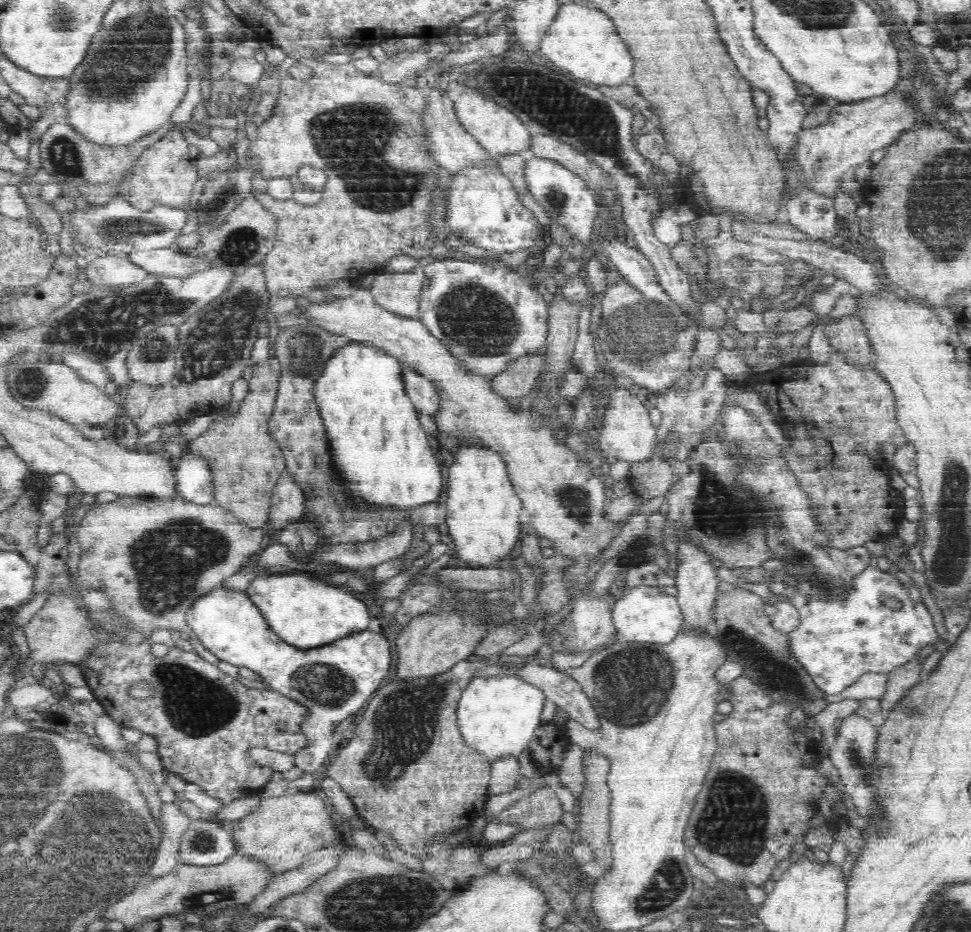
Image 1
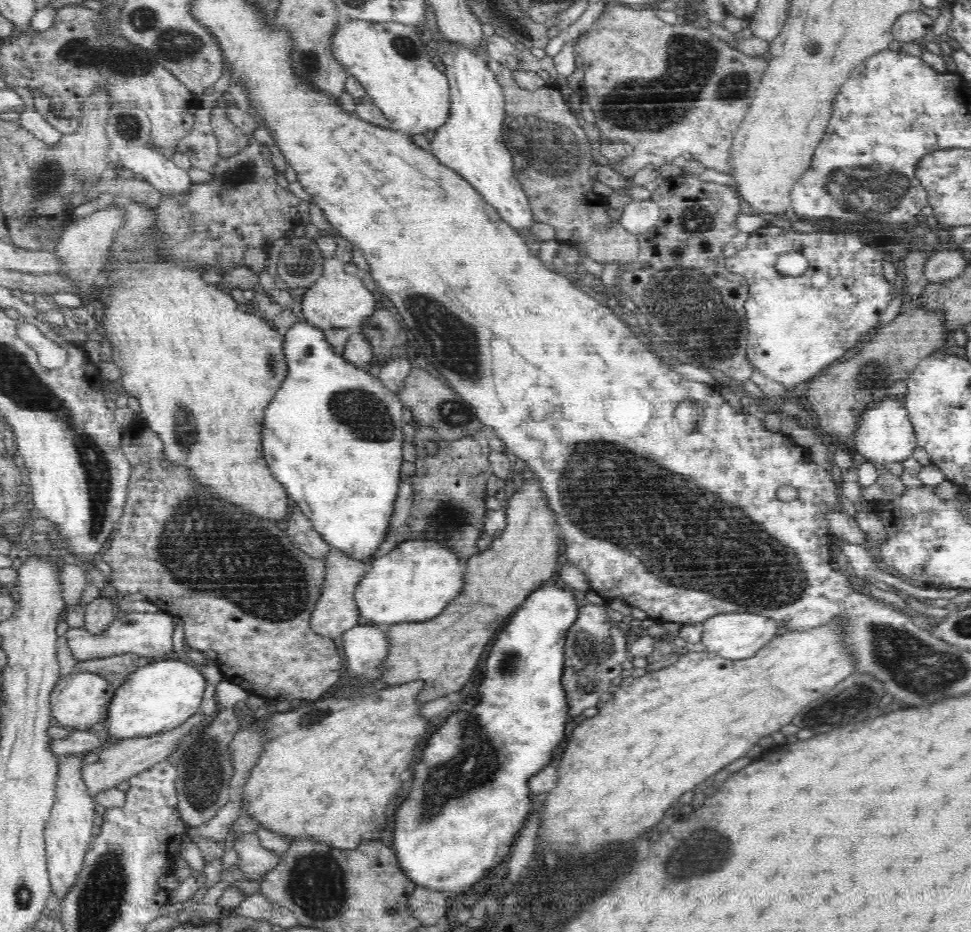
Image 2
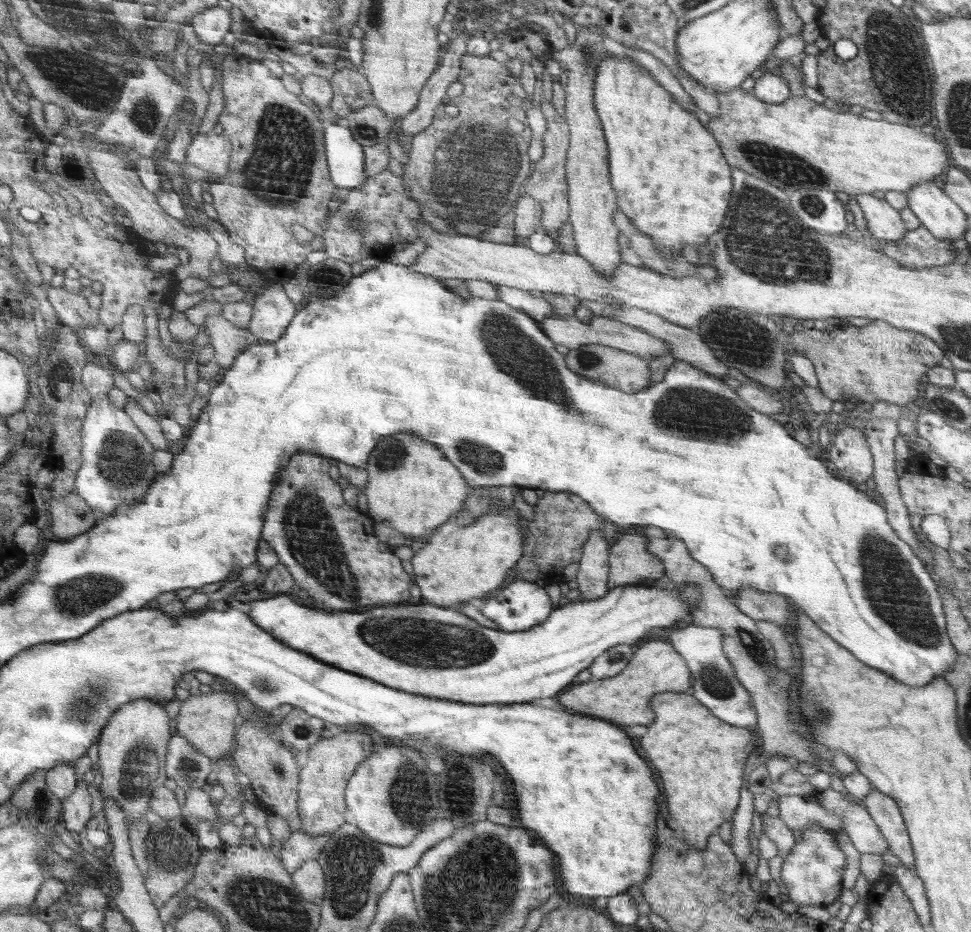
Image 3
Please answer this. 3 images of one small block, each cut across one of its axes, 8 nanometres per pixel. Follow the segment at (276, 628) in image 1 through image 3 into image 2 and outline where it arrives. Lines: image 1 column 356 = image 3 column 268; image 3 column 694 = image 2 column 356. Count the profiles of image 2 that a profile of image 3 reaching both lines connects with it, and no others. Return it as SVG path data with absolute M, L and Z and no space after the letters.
M408 540L388 554L370 562L371 567L358 583L355 602L358 612L374 625L422 622L446 609L462 587L466 564L450 548L430 540Z

